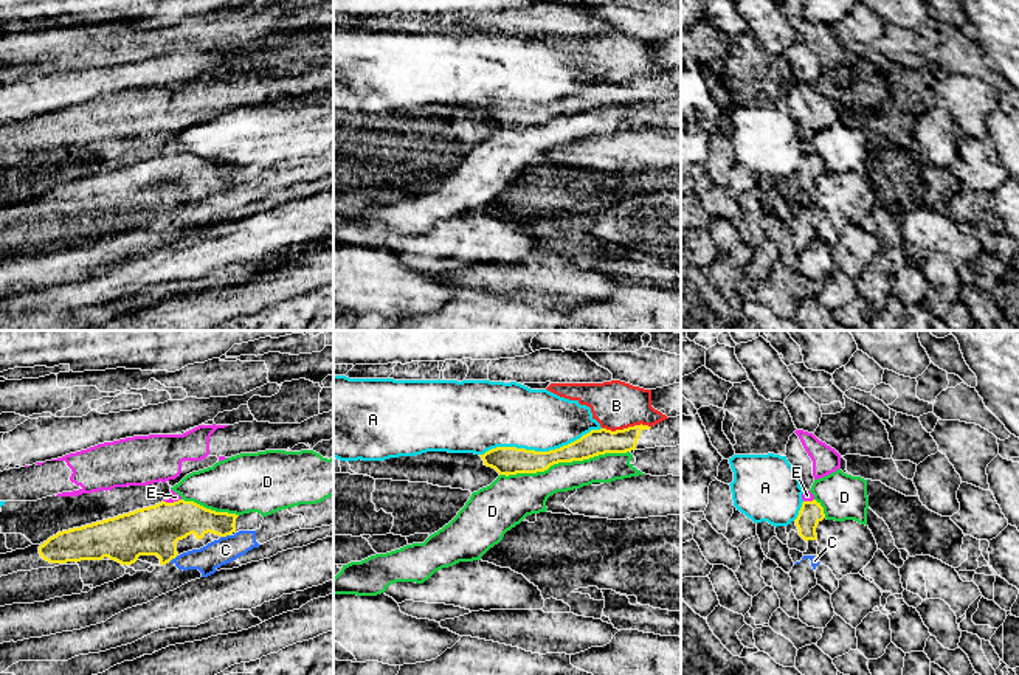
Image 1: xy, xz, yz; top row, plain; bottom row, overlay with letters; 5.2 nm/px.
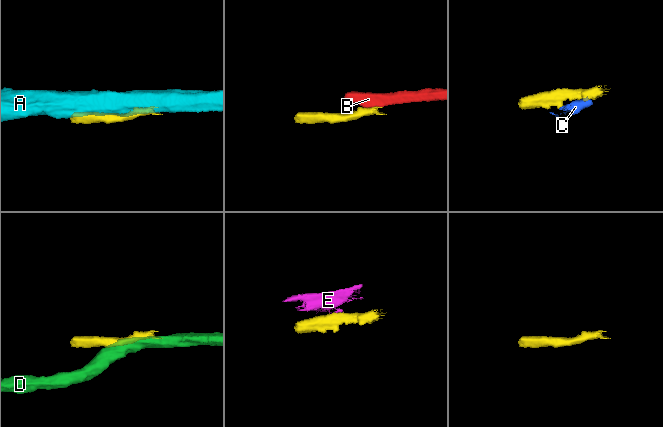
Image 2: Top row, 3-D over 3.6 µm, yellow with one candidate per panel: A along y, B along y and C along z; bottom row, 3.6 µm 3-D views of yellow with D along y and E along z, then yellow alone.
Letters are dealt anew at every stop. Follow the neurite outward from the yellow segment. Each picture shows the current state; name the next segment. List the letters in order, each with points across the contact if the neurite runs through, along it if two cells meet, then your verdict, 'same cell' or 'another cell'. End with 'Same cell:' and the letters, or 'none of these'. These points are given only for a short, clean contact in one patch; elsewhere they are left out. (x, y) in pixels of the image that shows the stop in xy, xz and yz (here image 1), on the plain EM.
A: another cell
B: border xz (650, 78), (639, 76), (614, 83), (602, 81); another cell
C: another cell
D: another cell
E: border xy (180, 151), (163, 154); another cell
Same cell: none of these

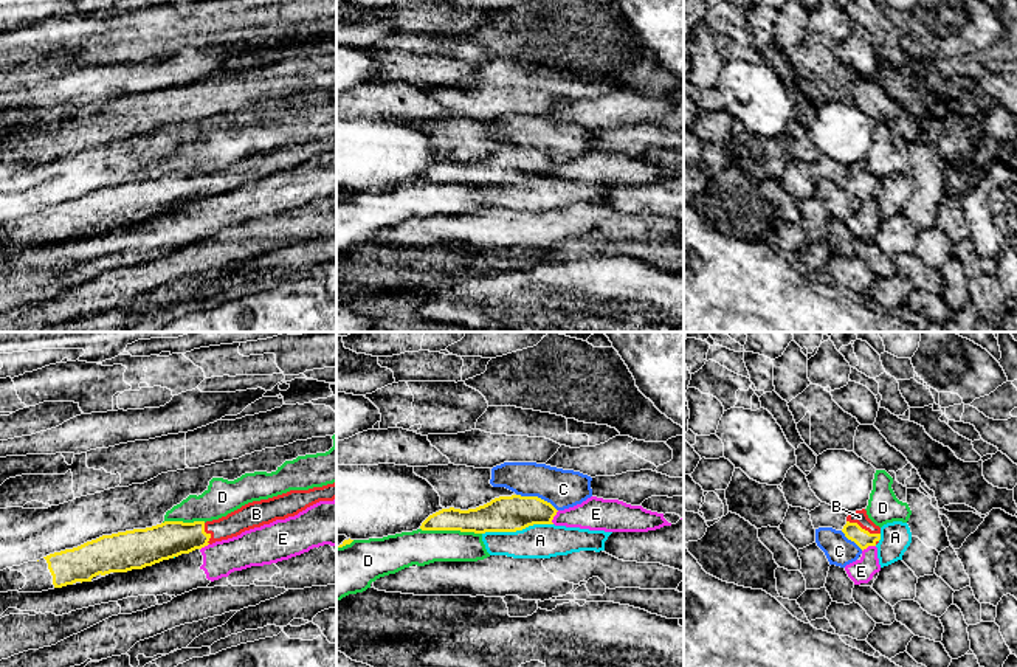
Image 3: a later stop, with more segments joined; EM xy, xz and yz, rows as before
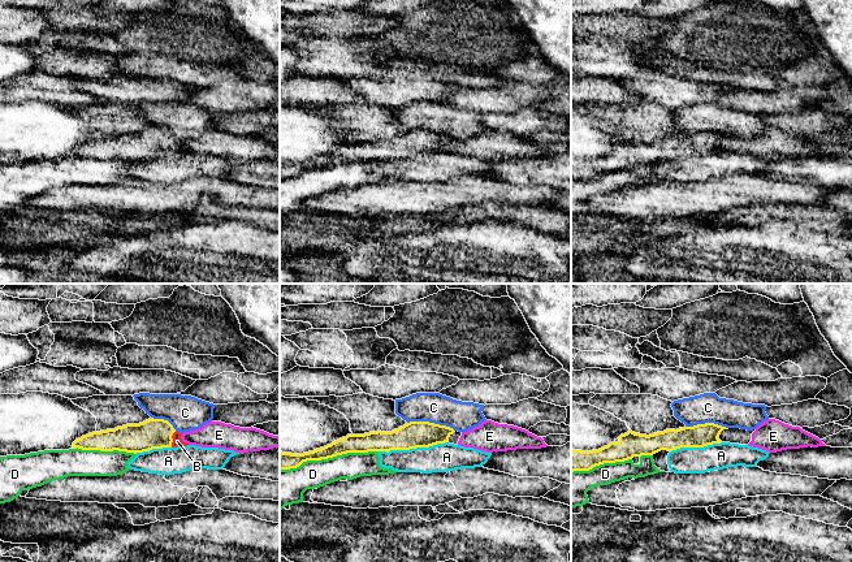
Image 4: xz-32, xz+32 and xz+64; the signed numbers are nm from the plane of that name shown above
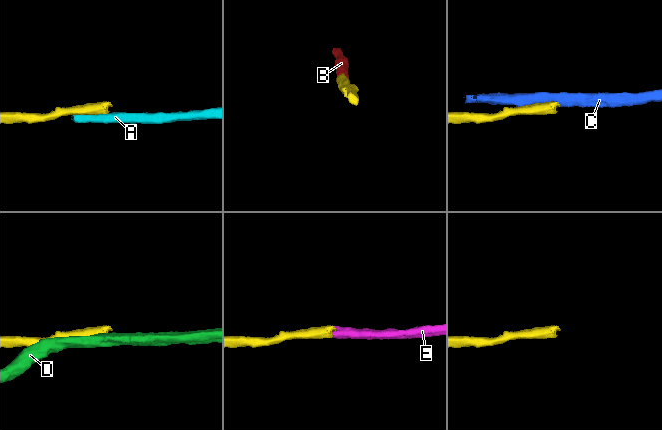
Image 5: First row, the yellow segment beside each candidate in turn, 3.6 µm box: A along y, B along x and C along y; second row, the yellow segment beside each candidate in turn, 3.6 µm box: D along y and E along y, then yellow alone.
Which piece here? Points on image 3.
A: another cell
B: way yz (853, 183), (864, 182), (859, 169); same cell
C: another cell
D: another cell
E: border xz (558, 163), (552, 176); another cell
Same cell: B

